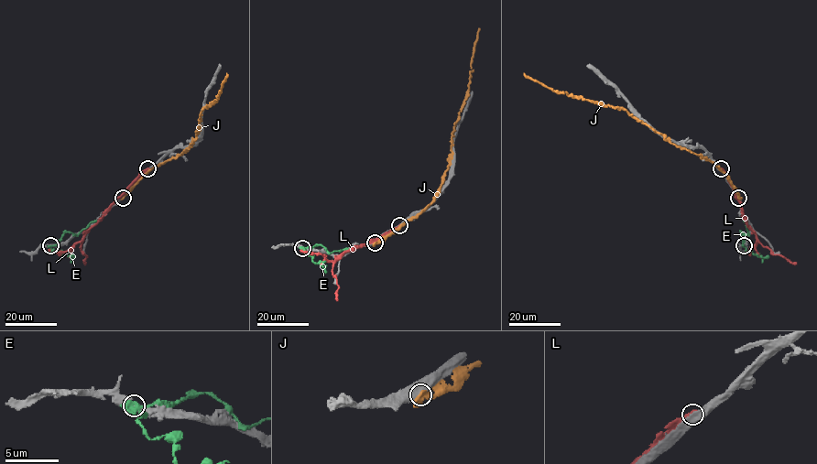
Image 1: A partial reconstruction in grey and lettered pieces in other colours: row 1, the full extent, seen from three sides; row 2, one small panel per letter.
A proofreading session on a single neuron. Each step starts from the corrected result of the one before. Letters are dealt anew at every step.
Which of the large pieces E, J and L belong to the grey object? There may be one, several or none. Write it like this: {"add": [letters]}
{"add": []}

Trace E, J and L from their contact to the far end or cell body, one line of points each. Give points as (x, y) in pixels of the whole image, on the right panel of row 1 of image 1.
E: (744, 246), (740, 232), (748, 234), (744, 221)
J: (738, 198), (729, 178), (713, 164), (670, 144), (626, 110), (572, 97), (566, 92), (553, 91), (523, 73)
L: (722, 168), (740, 201), (746, 223), (758, 242), (773, 254), (782, 255), (796, 264)

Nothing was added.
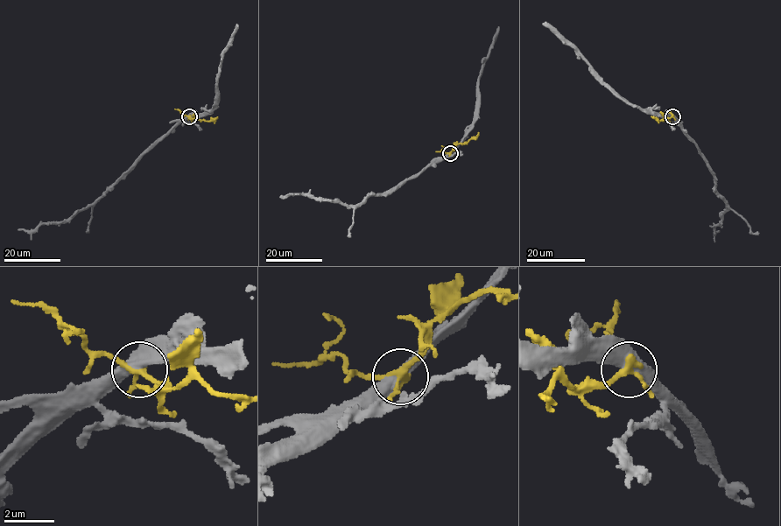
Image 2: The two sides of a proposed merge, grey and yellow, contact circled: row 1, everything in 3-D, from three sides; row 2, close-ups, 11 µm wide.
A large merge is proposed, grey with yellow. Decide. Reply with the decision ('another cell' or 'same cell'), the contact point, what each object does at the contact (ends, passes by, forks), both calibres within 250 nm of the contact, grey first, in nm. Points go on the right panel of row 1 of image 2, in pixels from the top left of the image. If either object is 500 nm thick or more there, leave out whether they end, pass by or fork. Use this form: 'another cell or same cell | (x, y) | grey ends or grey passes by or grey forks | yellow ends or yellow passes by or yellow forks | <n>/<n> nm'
another cell | (672, 116) | grey passes by | yellow forks | 480/220 nm

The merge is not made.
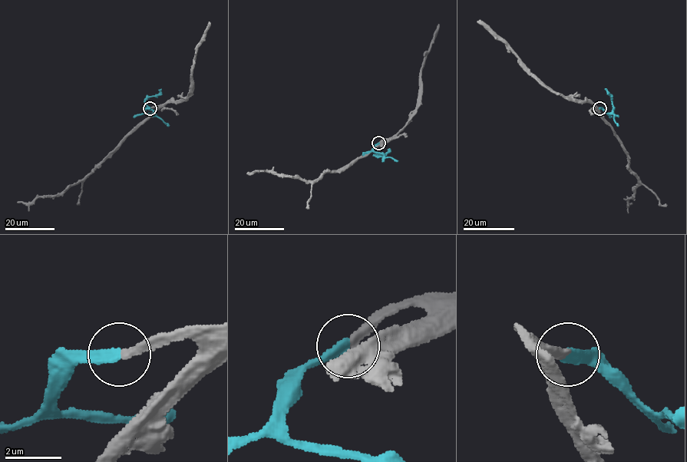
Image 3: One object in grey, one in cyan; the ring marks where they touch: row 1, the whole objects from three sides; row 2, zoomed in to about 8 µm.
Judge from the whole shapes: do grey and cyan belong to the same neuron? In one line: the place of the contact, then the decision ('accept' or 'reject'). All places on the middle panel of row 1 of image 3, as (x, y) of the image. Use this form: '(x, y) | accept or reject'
(378, 143) | accept

